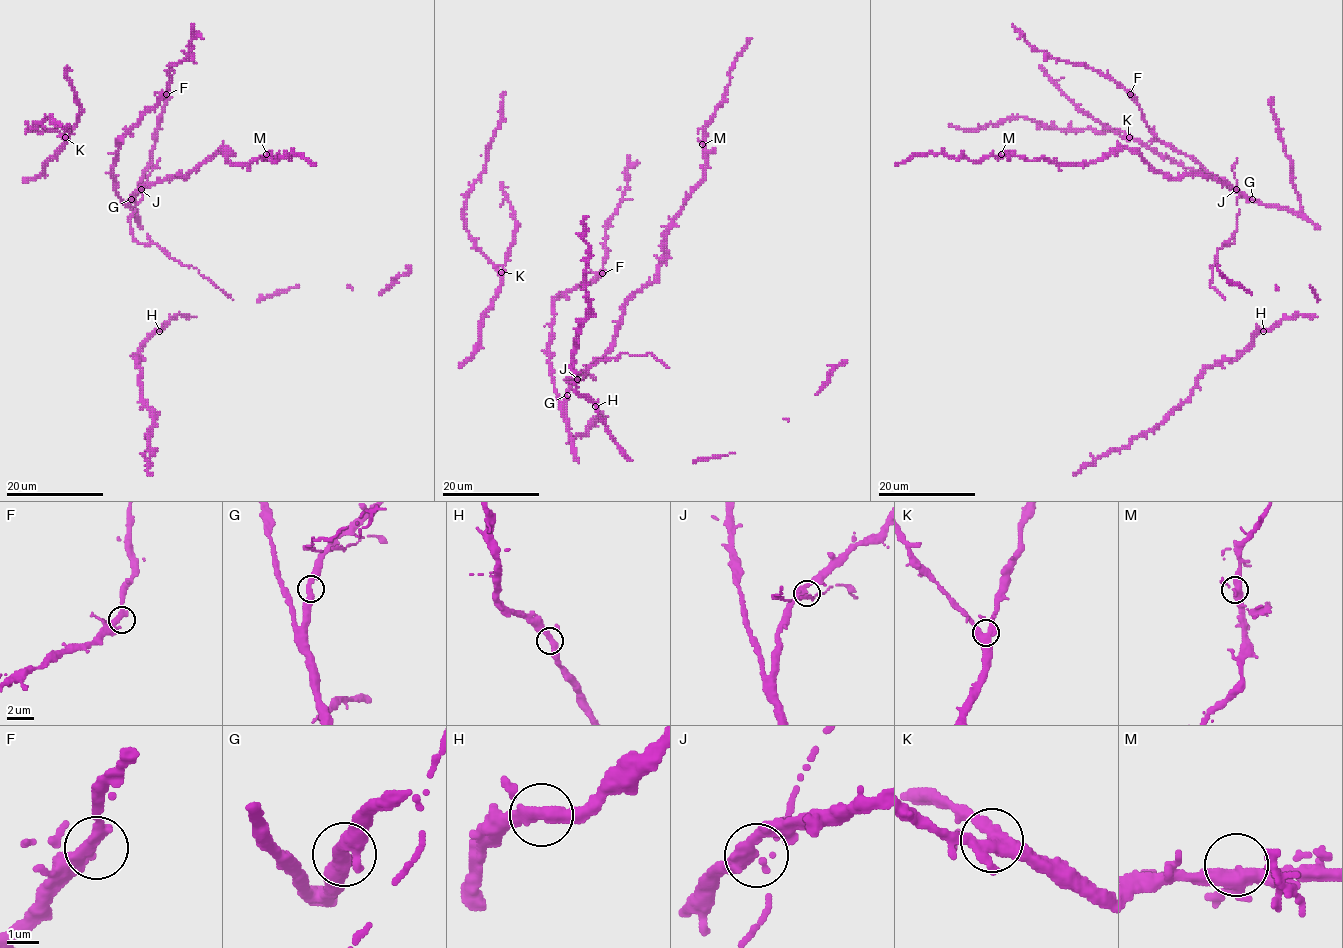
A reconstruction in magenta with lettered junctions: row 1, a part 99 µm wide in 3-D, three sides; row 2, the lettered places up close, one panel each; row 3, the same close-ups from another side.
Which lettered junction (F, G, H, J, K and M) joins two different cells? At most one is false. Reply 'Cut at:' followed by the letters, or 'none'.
Cut at: J

